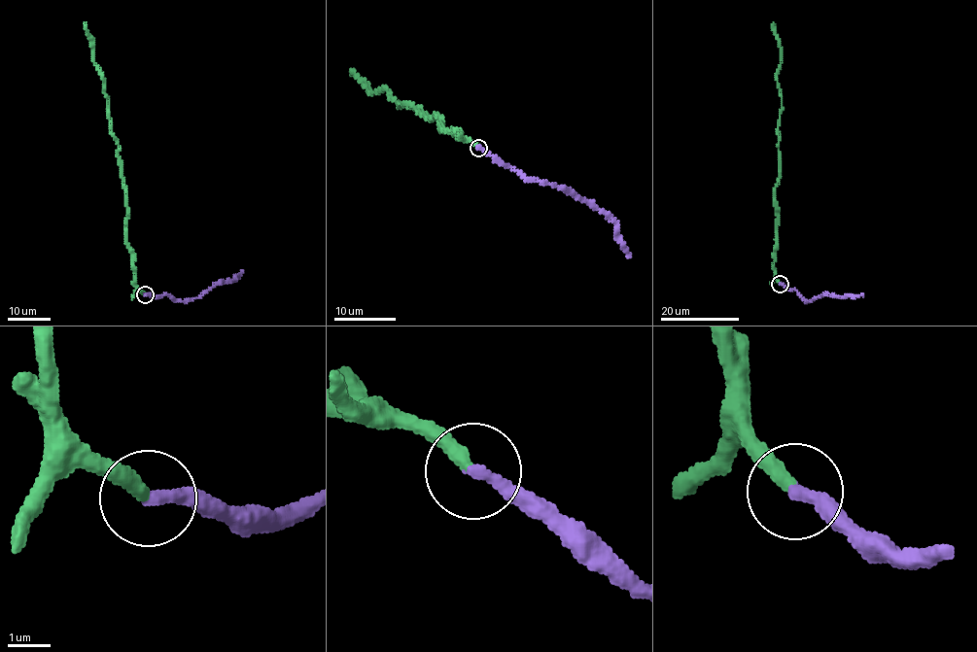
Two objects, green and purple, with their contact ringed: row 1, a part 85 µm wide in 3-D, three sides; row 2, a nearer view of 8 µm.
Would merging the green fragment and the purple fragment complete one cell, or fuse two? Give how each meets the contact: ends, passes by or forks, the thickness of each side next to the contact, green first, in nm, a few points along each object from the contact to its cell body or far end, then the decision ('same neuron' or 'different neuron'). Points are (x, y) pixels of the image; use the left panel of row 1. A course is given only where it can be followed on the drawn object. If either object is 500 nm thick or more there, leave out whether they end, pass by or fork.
green ends; purple ends; calibres 320 and 320 nm; course green (145, 294), (135, 282), (126, 236), (119, 140), (111, 132), (102, 73), (92, 58), (92, 42), (84, 22); course purple (145, 294), (167, 294), (186, 300), (201, 297), (215, 284), (234, 279), (242, 270); same neuron

